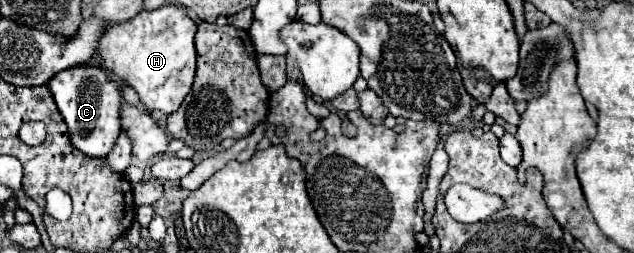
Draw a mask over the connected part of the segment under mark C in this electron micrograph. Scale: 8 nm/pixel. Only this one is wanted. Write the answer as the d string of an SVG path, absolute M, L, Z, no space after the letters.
M81 64L69 70L63 70L47 86L69 128L71 144L89 158L105 158L109 150L113 150L121 134L119 106L123 98L119 94L119 84L109 80L109 76L103 70Z

